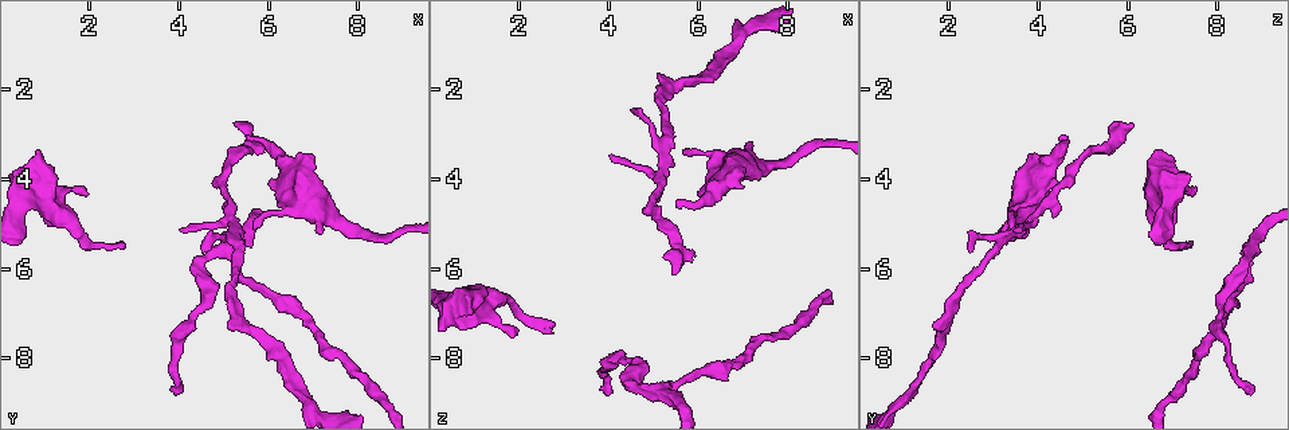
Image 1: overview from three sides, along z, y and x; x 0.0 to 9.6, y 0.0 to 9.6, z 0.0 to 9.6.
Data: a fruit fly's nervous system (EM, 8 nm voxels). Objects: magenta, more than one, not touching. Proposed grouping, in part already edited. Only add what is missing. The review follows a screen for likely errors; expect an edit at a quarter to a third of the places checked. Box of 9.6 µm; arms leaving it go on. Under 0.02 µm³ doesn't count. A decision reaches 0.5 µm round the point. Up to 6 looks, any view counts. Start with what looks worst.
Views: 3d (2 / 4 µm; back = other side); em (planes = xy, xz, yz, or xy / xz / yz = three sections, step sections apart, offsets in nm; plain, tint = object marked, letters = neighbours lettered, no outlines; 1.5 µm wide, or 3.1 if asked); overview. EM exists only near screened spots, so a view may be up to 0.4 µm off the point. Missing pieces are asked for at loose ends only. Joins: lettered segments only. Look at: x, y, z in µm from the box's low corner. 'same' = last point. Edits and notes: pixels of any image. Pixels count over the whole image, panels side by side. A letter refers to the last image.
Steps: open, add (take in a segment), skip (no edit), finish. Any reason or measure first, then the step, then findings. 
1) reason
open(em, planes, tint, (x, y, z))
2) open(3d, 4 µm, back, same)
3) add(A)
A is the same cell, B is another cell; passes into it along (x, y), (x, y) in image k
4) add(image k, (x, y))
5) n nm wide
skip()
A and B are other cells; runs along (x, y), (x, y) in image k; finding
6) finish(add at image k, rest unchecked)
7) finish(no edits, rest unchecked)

end of a long branch
open(em, yz, step 8, letters, (4.00, 8.80, 8.80))

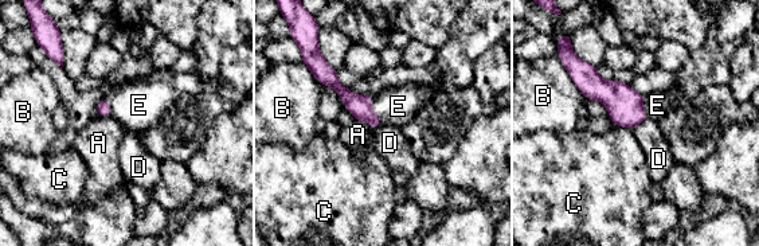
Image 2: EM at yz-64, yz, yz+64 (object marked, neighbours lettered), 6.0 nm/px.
B touches over 200 nm
add(E)
E is the same cell, A, B, C and D are other cells; passes into it along (359, 106), (371, 109), (398, 106) in image 2; the neuron continues

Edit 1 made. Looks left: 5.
tapers out
open(em, planes, tint, (2.70, 5.45, 7.40))

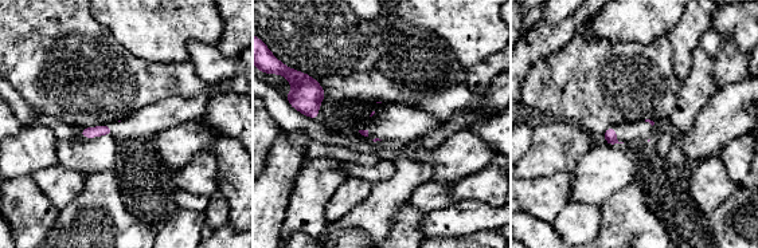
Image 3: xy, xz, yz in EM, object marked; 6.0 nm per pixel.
open(em, planes, letters, same)

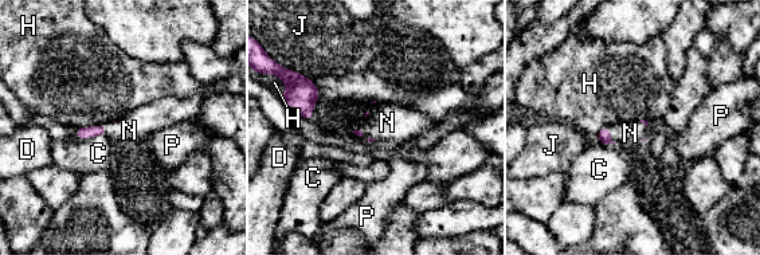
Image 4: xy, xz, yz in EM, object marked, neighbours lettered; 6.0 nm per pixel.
H touches over 190 nm
add(N)
N is the same cell, C, D, H, J and P are other cells; the neuron continues

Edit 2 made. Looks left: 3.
open(overview)

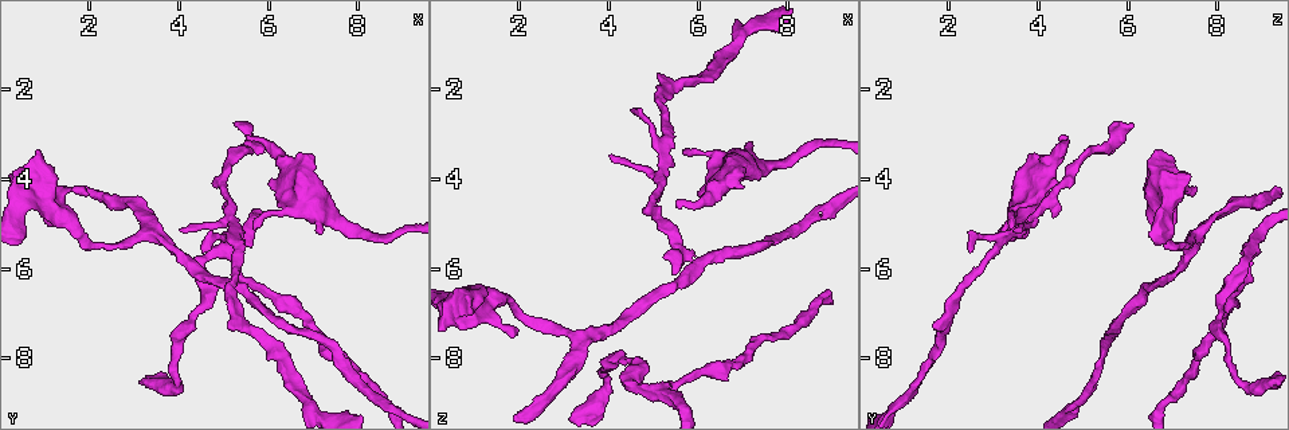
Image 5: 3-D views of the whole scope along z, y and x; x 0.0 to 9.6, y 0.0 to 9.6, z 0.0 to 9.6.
open(em, planes, plain, (3.95, 5.20, 3.50))

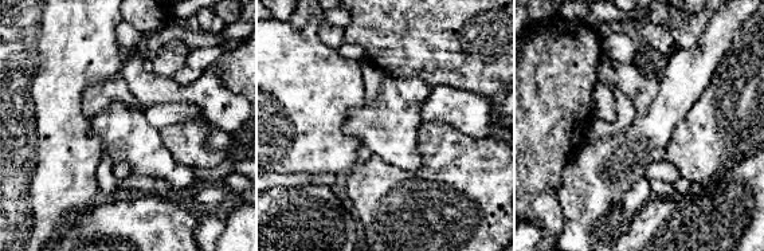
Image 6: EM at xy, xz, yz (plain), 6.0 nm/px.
open(em, planes, letters, same)

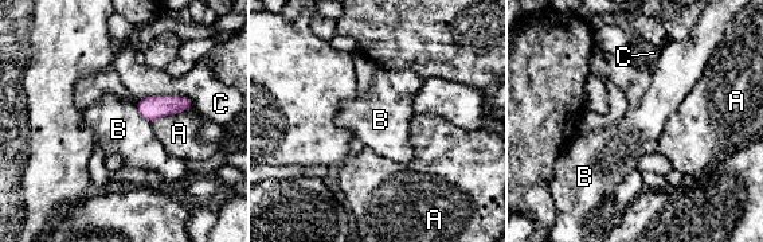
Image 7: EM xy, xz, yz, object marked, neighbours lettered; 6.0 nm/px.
C touches over 360 nm
skip()
A, B and C are other cells; border along (136, 101), (136, 109), (151, 123) in image 7; none of them fits

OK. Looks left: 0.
finish(add at image 2, add at image 4, rest unchecked)

